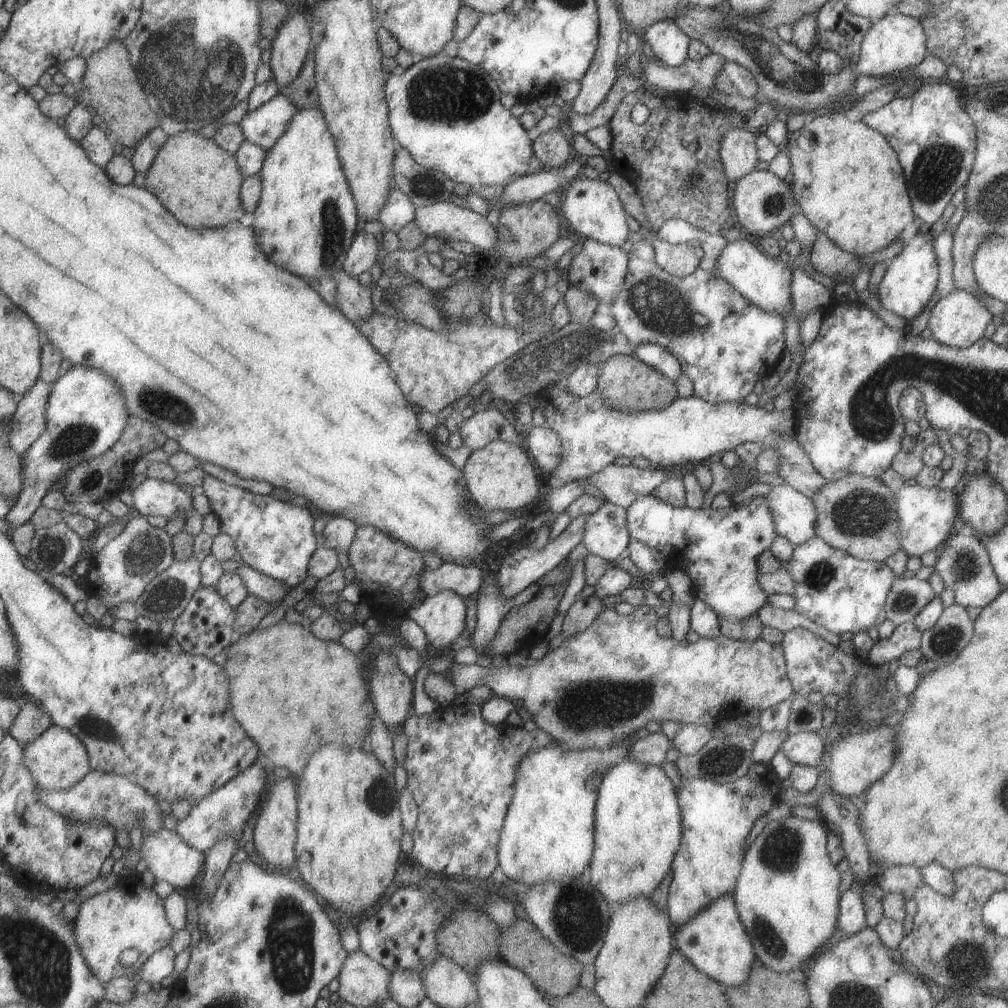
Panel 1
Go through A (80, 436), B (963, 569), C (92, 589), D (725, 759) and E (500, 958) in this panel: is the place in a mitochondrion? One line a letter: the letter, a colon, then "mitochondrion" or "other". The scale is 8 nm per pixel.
A: mitochondrion
B: mitochondrion
C: other
D: mitochondrion
E: other

